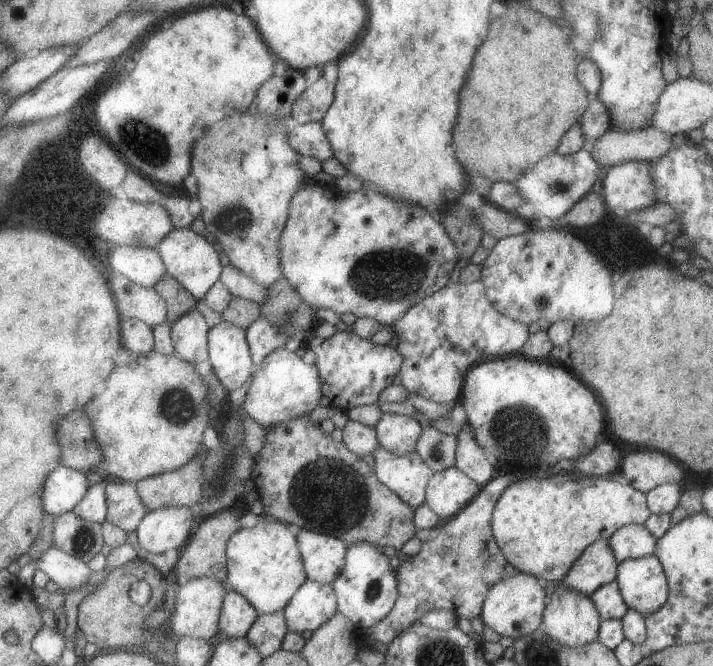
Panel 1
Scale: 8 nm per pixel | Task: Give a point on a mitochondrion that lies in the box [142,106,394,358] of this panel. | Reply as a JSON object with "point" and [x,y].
{"point":[236,219]}

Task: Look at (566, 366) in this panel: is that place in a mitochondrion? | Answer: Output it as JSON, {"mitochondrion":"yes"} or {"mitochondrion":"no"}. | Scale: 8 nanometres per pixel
{"mitochondrion":"no"}

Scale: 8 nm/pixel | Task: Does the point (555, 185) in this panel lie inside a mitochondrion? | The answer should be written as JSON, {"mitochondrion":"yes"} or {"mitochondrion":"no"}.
{"mitochondrion":"yes"}

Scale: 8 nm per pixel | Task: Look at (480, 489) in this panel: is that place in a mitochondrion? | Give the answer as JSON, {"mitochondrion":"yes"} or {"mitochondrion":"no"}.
{"mitochondrion":"no"}

